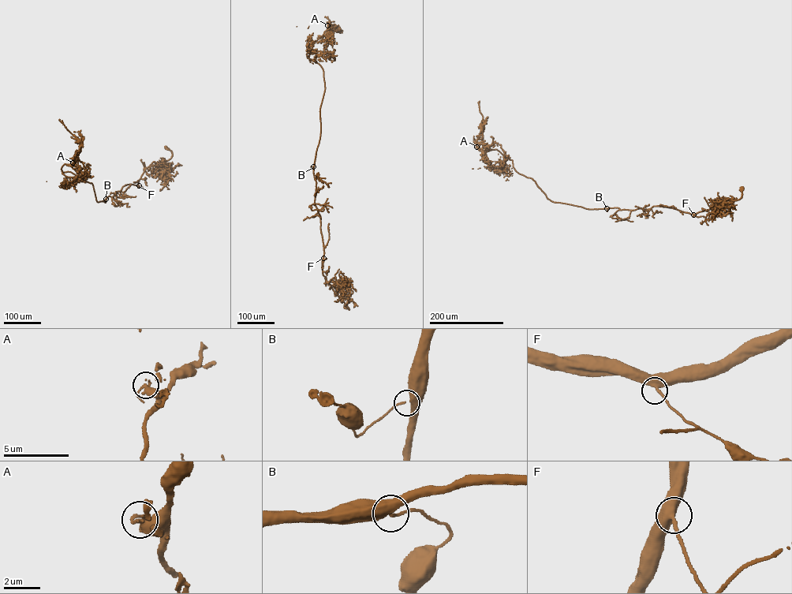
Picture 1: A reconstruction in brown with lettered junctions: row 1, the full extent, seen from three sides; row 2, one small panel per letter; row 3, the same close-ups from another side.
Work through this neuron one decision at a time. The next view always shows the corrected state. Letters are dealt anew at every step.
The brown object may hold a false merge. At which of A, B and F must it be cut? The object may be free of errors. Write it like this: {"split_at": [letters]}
{"split_at": ["A"]}

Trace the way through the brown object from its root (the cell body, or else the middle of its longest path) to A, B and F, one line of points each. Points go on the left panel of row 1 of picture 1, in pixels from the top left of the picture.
A: (166, 147), (170, 158), (105, 203), (91, 183), (61, 171), (72, 162)
B: (166, 147), (172, 154), (169, 159), (158, 168), (153, 162), (145, 169), (138, 185), (125, 184), (106, 199)
F: (166, 147), (171, 151), (171, 158), (158, 168), (151, 163), (145, 169), (139, 185)

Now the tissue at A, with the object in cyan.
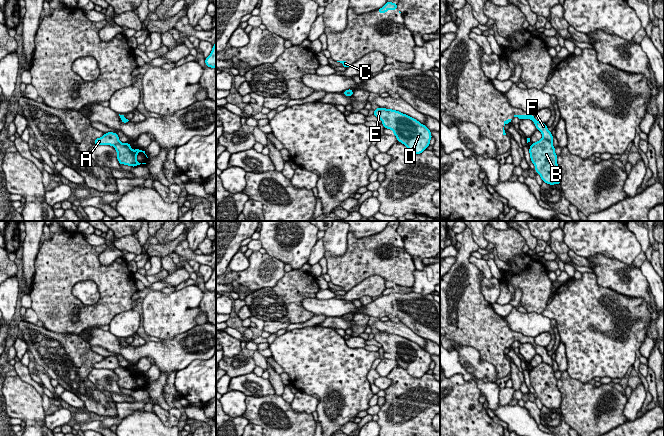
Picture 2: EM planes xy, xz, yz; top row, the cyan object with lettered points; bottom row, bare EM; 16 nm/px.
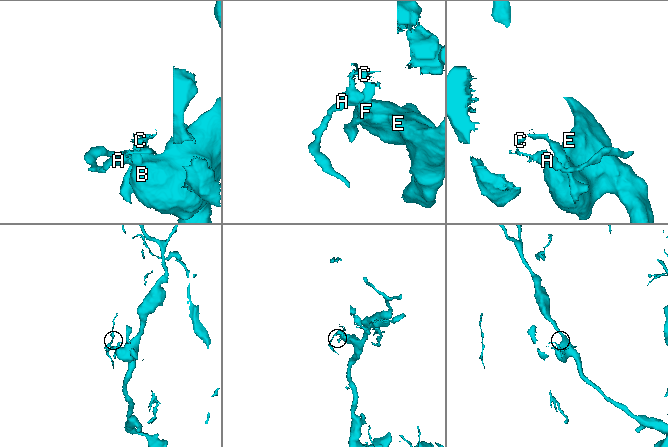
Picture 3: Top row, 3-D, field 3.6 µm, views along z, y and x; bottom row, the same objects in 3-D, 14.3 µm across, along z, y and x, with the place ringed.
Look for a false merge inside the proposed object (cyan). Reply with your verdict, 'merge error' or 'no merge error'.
merge error

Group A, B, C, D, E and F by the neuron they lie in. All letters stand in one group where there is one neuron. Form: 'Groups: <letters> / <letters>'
Groups: A C / B D E F

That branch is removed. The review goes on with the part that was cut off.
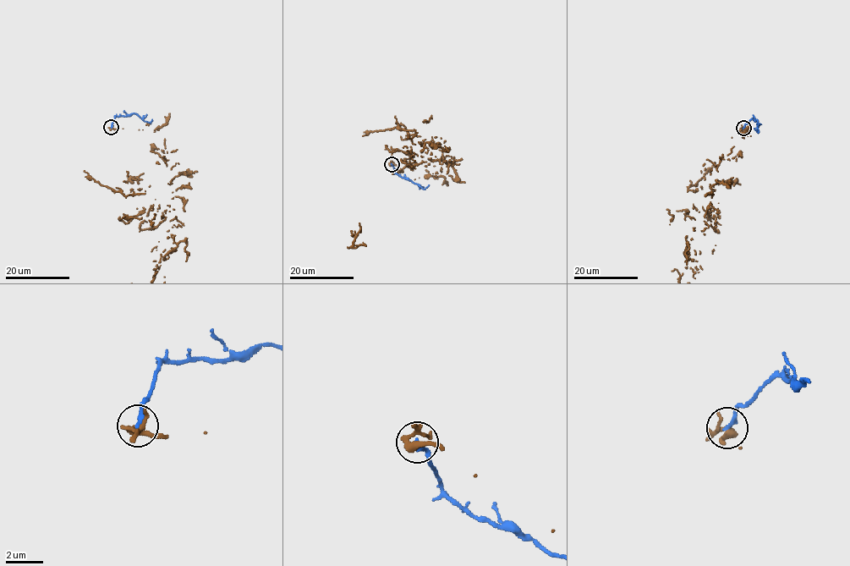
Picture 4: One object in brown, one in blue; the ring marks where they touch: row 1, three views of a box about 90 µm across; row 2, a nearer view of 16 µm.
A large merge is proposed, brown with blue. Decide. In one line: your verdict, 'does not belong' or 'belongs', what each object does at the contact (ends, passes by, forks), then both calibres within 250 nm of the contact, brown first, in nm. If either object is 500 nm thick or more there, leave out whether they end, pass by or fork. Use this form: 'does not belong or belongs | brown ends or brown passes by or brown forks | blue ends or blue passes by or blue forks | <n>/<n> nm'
does not belong | brown passes by | blue ends | 320/240 nm

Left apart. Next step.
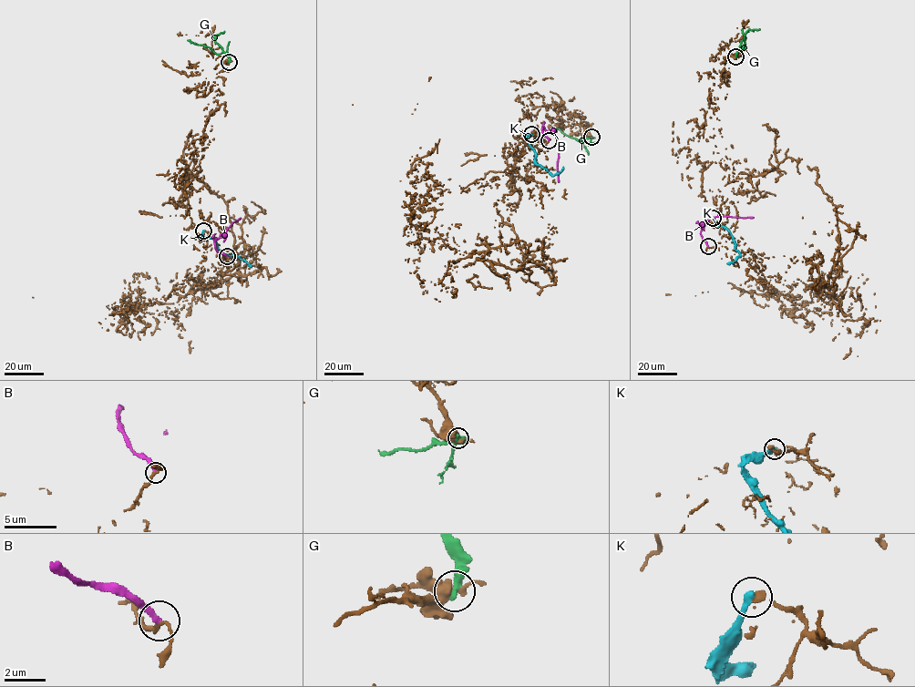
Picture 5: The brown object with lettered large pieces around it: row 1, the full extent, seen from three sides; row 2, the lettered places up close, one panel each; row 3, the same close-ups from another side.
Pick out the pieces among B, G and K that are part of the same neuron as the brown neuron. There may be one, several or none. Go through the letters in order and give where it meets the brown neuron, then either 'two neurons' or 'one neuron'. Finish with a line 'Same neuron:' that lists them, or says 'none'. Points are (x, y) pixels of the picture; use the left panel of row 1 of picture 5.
B: (227, 256) | two neurons
G: (229, 62) | two neurons
K: (203, 230) | two neurons
Same neuron: none

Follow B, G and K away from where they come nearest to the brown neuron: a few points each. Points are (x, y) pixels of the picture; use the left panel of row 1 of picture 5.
B: (227, 256), (216, 250), (215, 241), (241, 218)
G: (229, 62), (225, 52), (216, 54), (209, 47), (188, 40)
K: (203, 230), (200, 238), (212, 238), (221, 252), (235, 254), (251, 267)

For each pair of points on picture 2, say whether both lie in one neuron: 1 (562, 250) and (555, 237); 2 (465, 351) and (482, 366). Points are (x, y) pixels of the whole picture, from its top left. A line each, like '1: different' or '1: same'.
1: same
2: same

